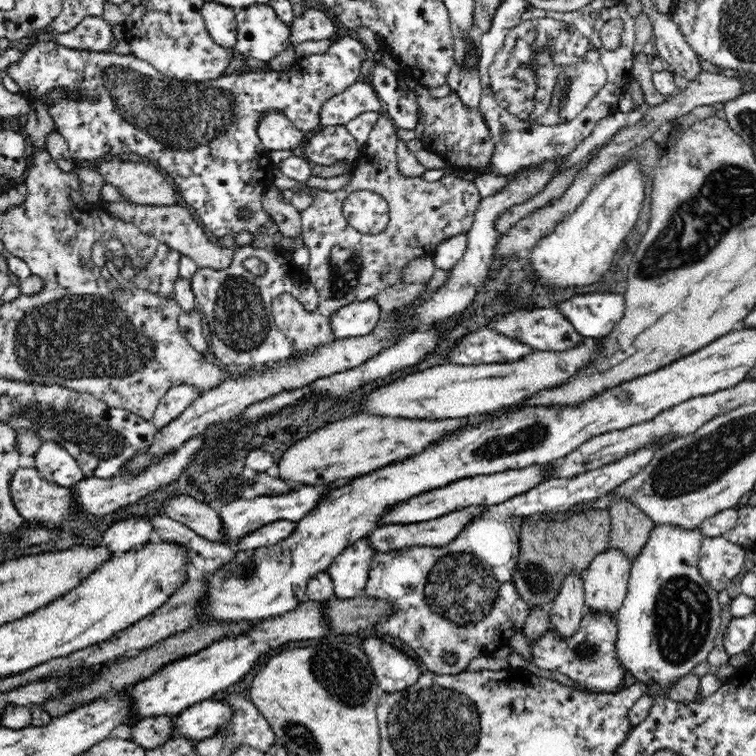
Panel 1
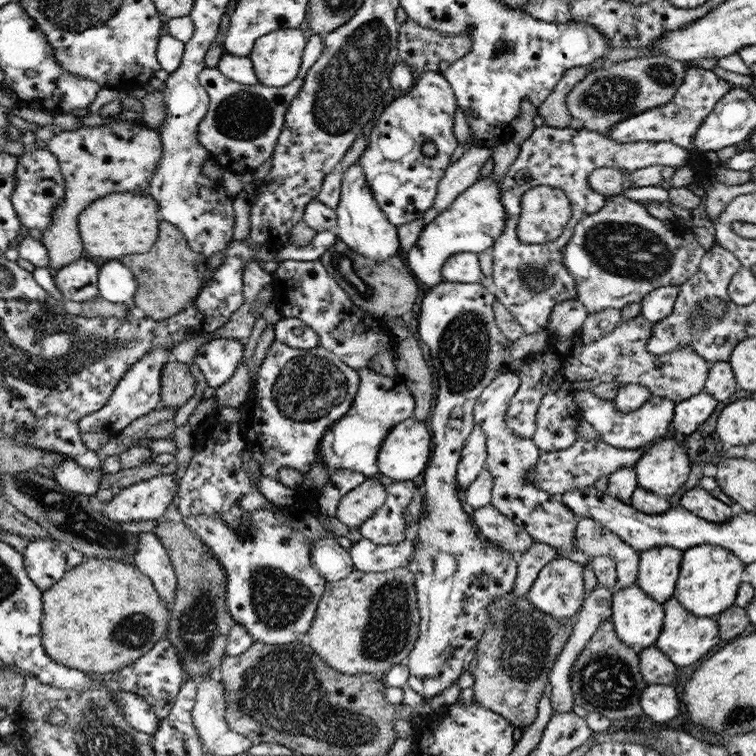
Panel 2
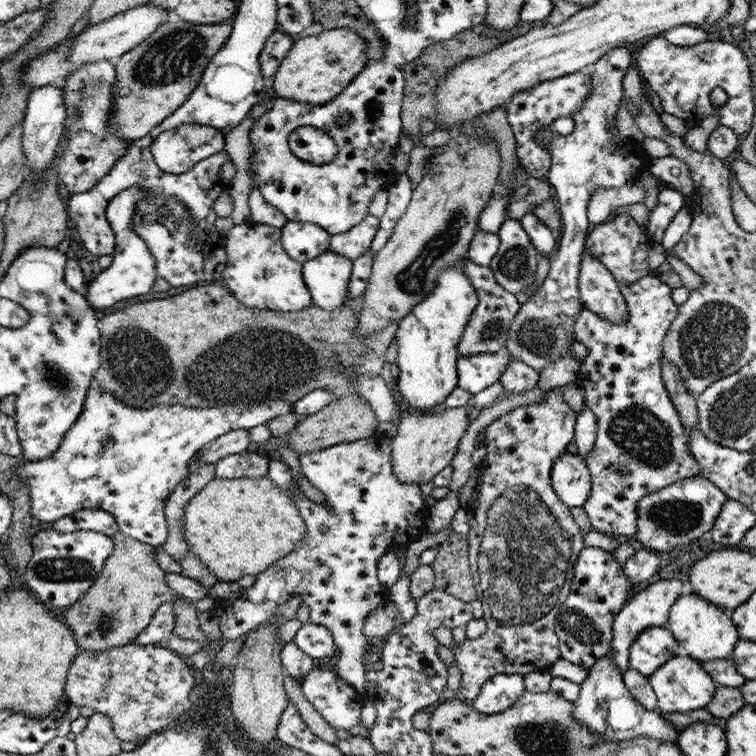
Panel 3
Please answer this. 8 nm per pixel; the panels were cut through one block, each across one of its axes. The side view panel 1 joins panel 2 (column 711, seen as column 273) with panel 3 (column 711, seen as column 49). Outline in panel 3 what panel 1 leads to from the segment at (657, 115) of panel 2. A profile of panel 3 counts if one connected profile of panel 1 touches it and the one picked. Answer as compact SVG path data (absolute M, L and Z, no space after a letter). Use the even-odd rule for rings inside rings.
M652 36L648 43L644 44L640 51L636 54L636 66L640 70L641 78L647 85L651 95L655 98L657 107L661 112L676 115L682 120L688 121L692 128L697 123L701 123L706 119L706 115L720 115L720 125L727 126L742 136L752 128L754 120L754 102L753 92L754 78L750 77L750 69L748 68L748 50L740 42L734 42L727 37L721 40L702 41L694 46L683 47L670 44L664 37ZM716 86L723 88L728 95L728 100L722 108L714 108L711 106L710 94Z

